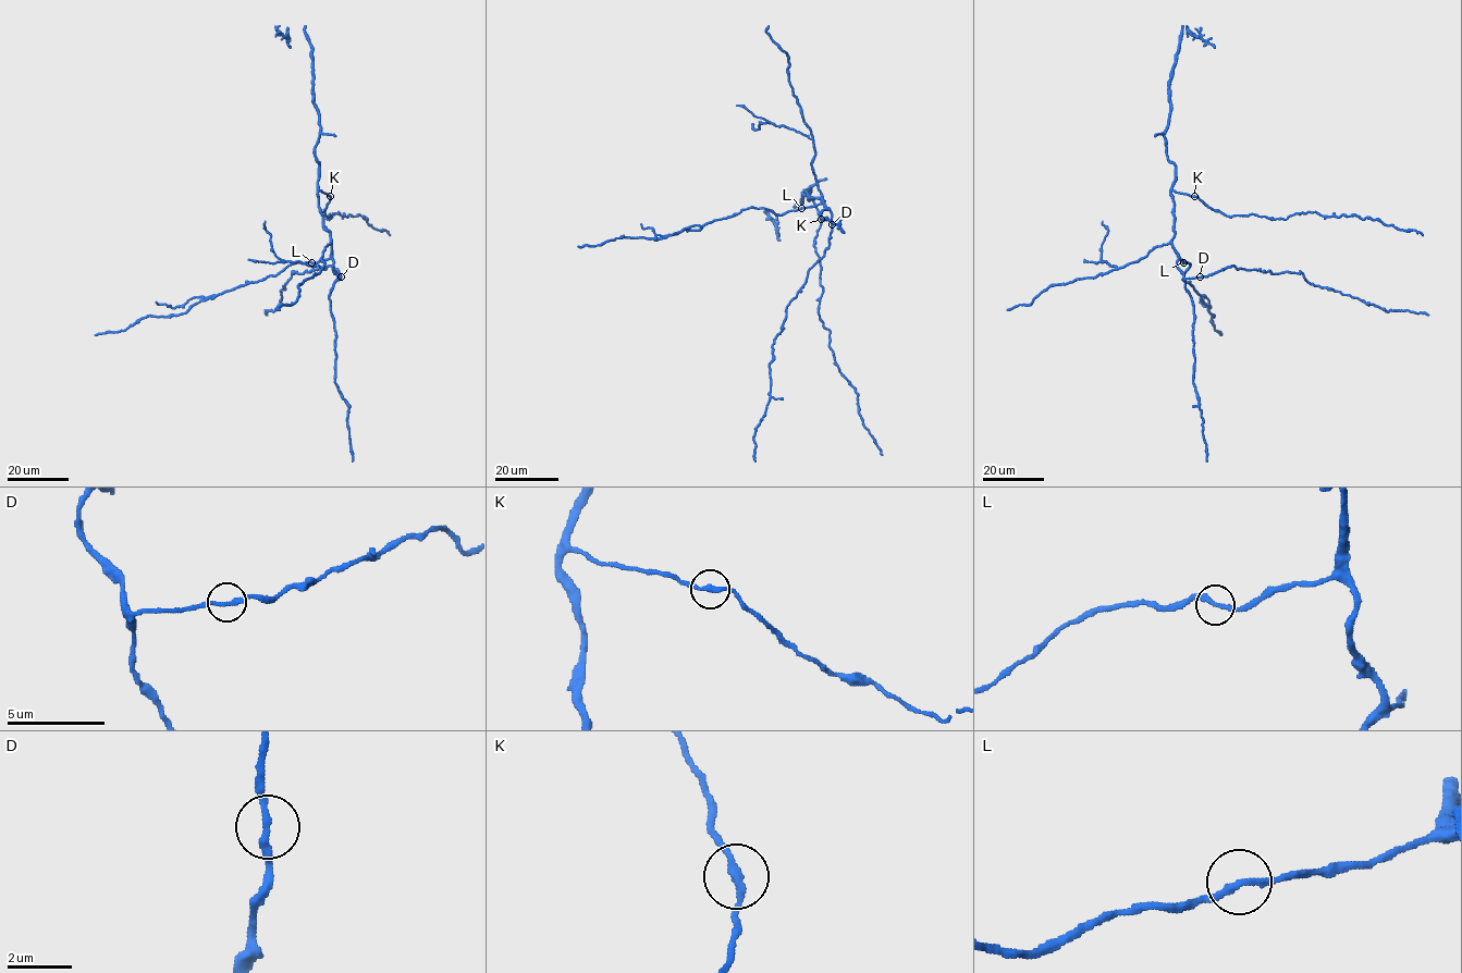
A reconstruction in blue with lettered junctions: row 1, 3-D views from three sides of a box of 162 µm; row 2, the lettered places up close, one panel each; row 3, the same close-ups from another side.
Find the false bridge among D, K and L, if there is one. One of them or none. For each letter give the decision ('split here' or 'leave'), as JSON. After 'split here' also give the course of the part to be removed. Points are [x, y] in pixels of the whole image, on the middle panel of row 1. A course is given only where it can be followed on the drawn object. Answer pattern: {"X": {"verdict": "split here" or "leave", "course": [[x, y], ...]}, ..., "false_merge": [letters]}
{"D": {"verdict": "leave"}, "K": {"verdict": "leave"}, "L": {"verdict": "leave"}, "false_merge": []}

